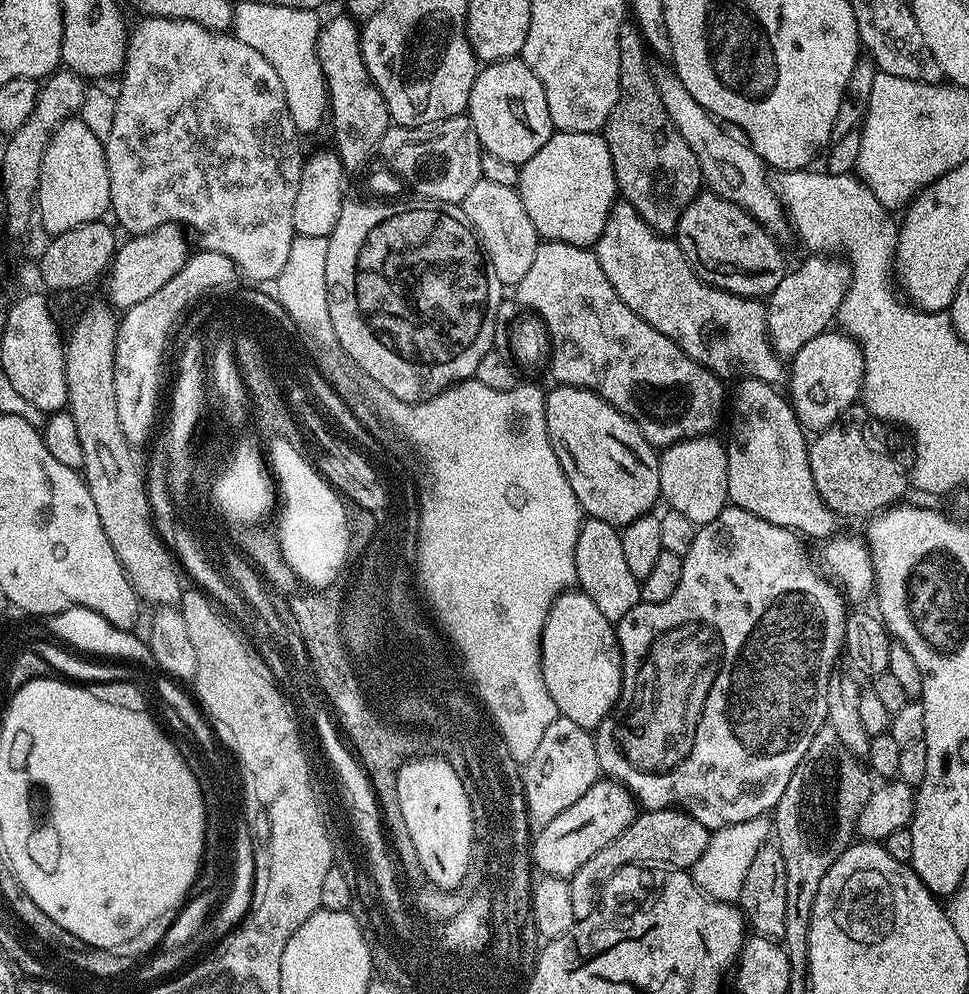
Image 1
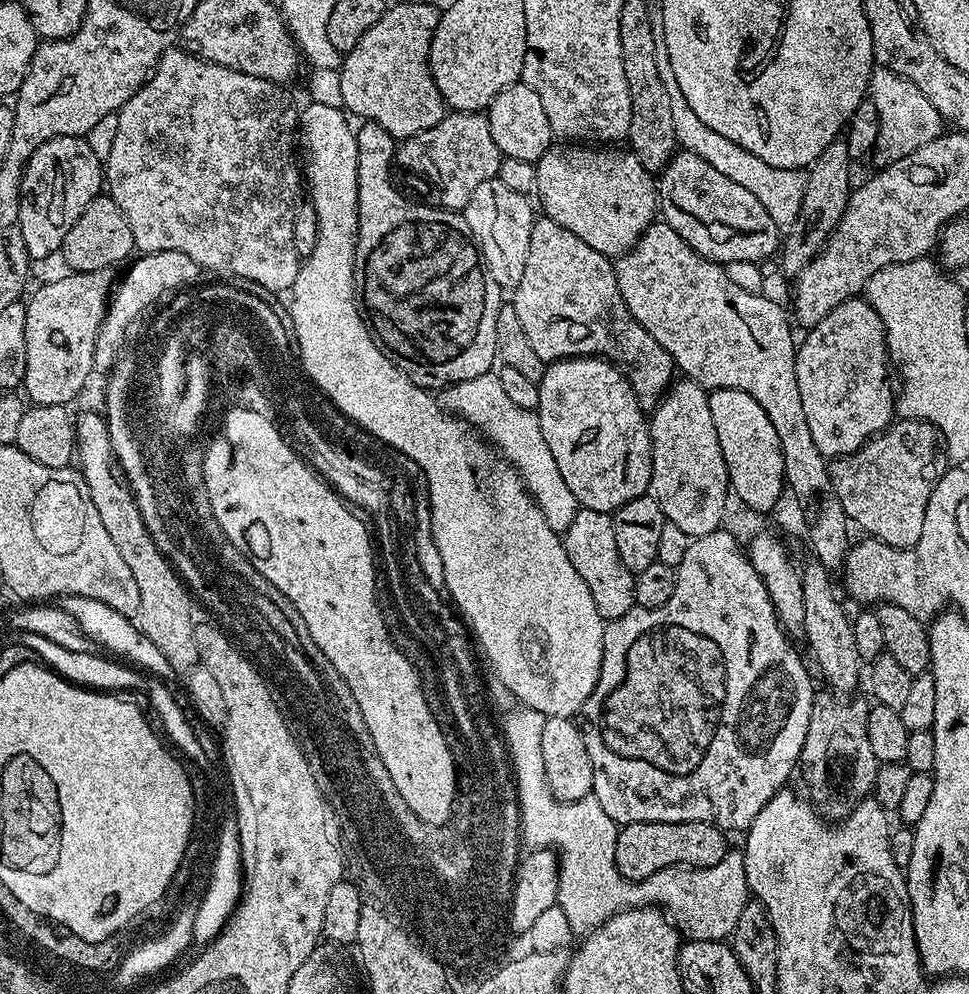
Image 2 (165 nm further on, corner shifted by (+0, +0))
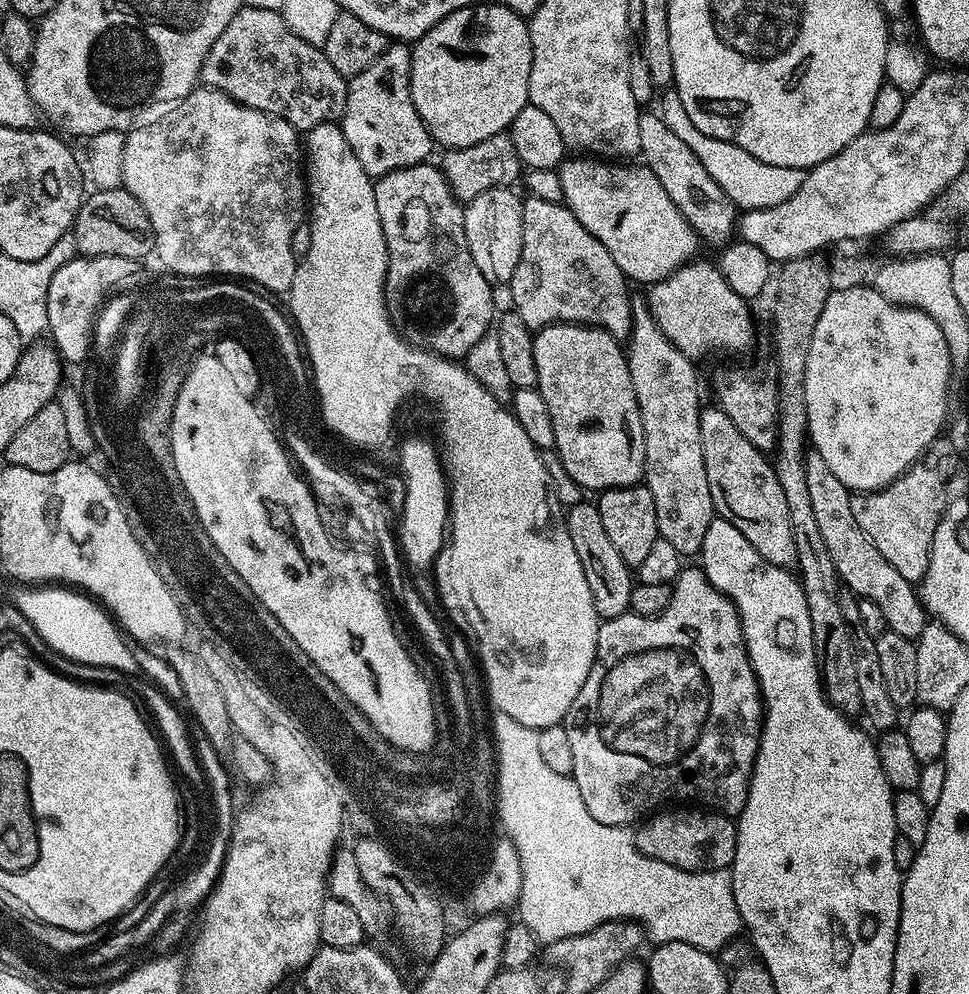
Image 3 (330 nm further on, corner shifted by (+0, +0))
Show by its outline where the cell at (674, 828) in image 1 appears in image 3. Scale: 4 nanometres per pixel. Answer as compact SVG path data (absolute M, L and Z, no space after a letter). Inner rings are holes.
M696 806L681 808L684 808L681 812L660 810L649 815L634 832L638 850L646 854L646 858L678 866L678 870L687 872L731 869L736 853L735 823L729 817L721 816L720 813L711 810L701 810Z

